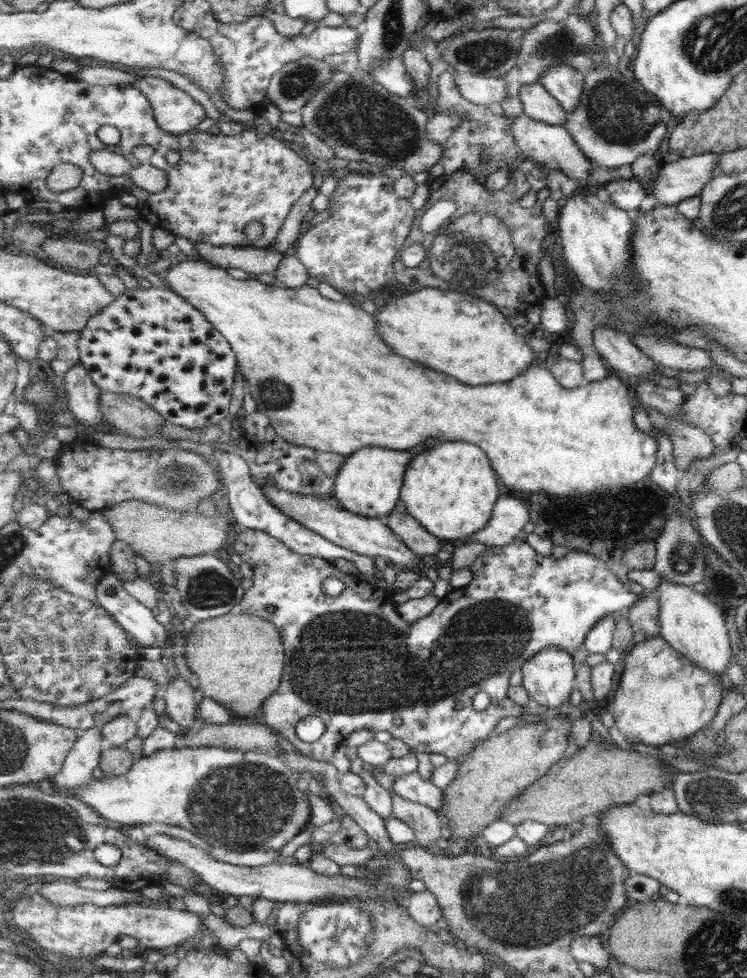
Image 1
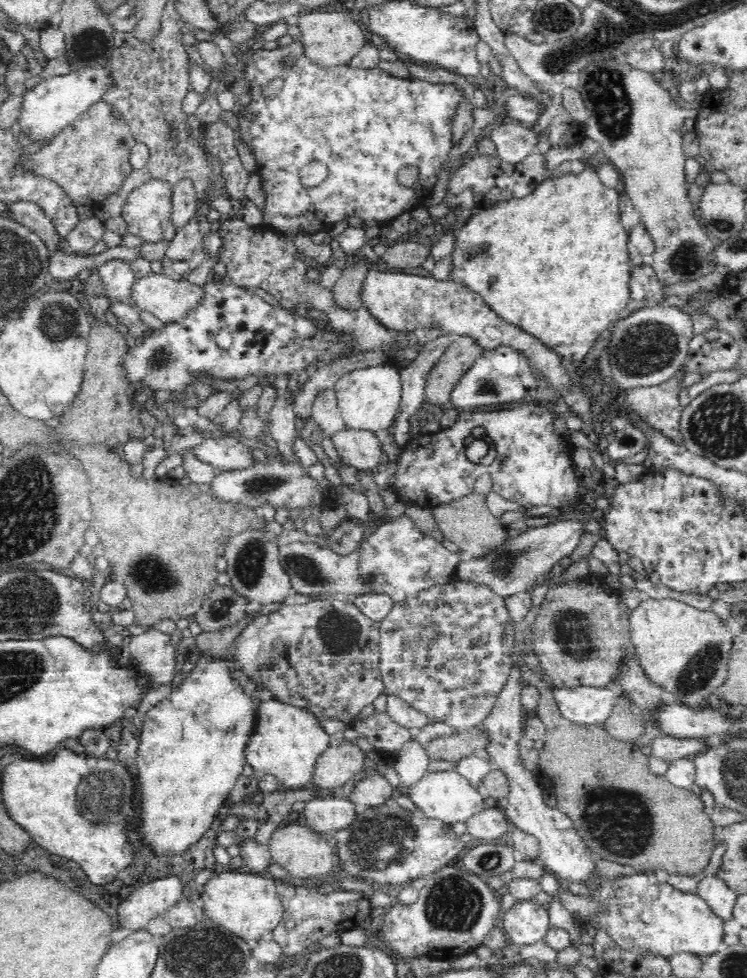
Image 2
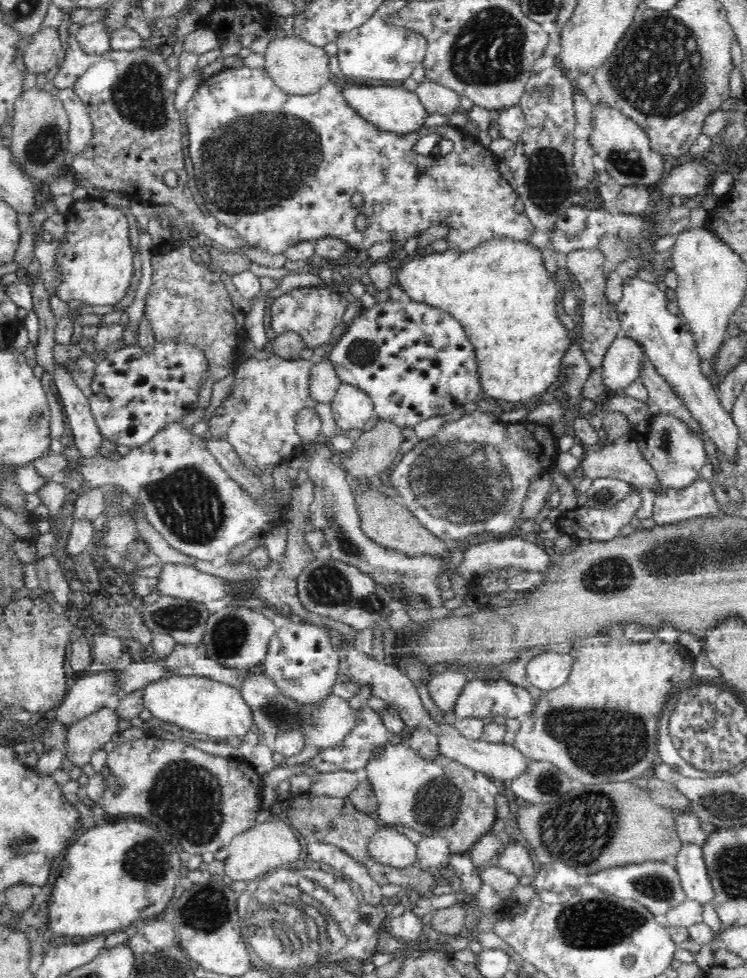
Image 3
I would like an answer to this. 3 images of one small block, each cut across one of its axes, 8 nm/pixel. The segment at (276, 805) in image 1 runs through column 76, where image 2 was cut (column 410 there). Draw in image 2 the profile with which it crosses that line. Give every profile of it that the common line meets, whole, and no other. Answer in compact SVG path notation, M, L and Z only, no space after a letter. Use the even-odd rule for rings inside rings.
M454 770L428 773L405 792L428 818L440 820L447 825L466 823L469 818L484 810L485 793L473 787L464 776Z

